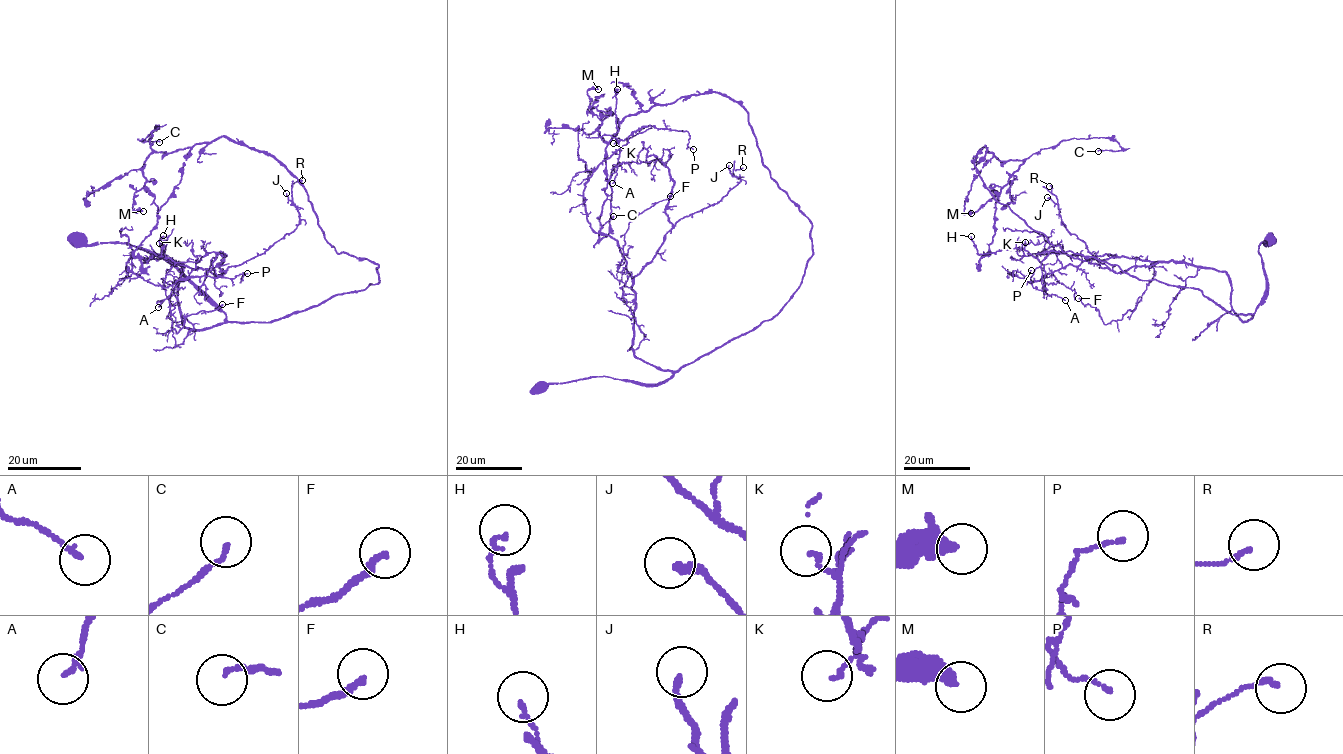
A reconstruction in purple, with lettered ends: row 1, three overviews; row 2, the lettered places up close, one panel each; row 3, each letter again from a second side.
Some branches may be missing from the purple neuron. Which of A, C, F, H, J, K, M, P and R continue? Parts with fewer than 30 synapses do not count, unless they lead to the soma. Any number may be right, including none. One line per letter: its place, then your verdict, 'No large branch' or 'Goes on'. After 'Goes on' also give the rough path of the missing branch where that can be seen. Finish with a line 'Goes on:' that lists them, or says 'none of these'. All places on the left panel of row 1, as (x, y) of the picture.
A: Place: (158, 307). No large branch
C: Place: (159, 142). No large branch
F: Place: (222, 304). No large branch
H: Place: (163, 235). No large branch
J: Place: (286, 193). No large branch
K: Place: (159, 243). No large branch
M: Place: (143, 211). No large branch
P: Place: (247, 273). No large branch
R: Place: (302, 180). No large branch
Goes on: none of these

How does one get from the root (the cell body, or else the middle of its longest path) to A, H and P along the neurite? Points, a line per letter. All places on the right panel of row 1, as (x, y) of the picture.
A: (1269, 239), (1248, 320), (1224, 271), (1113, 272), (1042, 251), (1044, 290), (1065, 300)
H: (1269, 239), (1258, 249), (1266, 294), (1243, 321), (1224, 271), (1018, 248), (979, 254), (971, 236)
P: (1269, 239), (1258, 249), (1266, 294), (1244, 321), (1224, 271), (1104, 254), (1033, 282), (1008, 273), (1031, 270)

